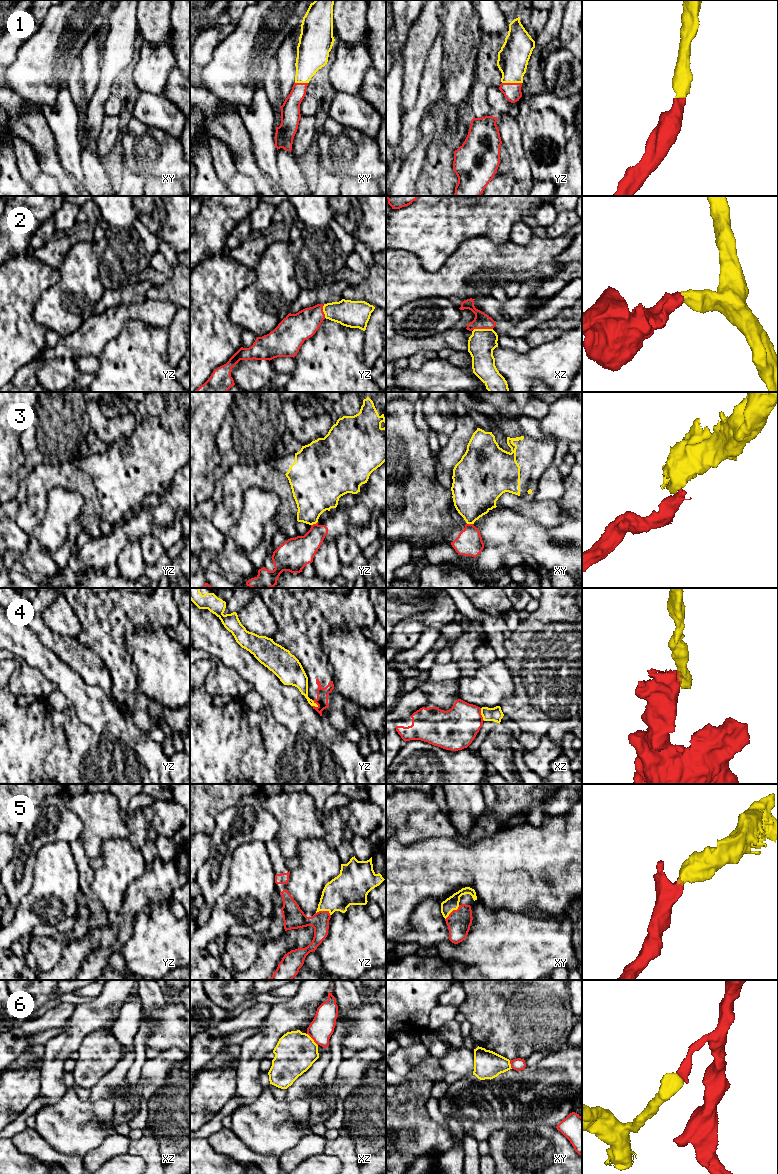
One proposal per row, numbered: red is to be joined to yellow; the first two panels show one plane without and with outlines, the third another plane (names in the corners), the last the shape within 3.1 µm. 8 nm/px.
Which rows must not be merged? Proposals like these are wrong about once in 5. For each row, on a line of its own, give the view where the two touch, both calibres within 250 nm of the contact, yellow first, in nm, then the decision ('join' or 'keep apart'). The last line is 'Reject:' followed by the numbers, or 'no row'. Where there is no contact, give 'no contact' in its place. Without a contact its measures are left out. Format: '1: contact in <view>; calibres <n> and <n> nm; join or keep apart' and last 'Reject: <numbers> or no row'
1: contact in yz; calibres 240 and 140 nm; join
2: contact in xz; calibres 220 and 130 nm; join
3: contact in yz; calibres 340 and 220 nm; keep apart
4: contact in yz; calibres 140 and 100 nm; keep apart
5: contact in xy; calibres 110 and 190 nm; join
6: contact in xz; calibres 320 and 190 nm; keep apart
Reject: 3, 4, 6

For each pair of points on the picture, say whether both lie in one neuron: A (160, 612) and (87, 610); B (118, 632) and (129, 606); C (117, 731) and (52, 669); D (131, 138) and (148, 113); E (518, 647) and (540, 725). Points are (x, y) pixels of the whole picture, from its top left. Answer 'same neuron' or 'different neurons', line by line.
A: same neuron
B: same neuron
C: same neuron
D: different neurons
E: same neuron

